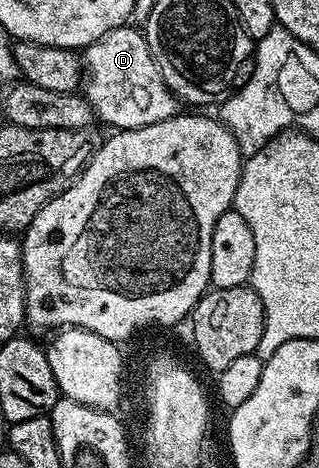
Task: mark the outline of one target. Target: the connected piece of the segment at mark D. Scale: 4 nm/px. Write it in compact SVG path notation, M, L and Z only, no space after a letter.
M127 23L116 27L81 54L84 70L84 96L94 108L95 118L115 130L139 129L164 119L179 116L180 102L164 83L160 67L153 61L146 34L141 28L133 29Z

